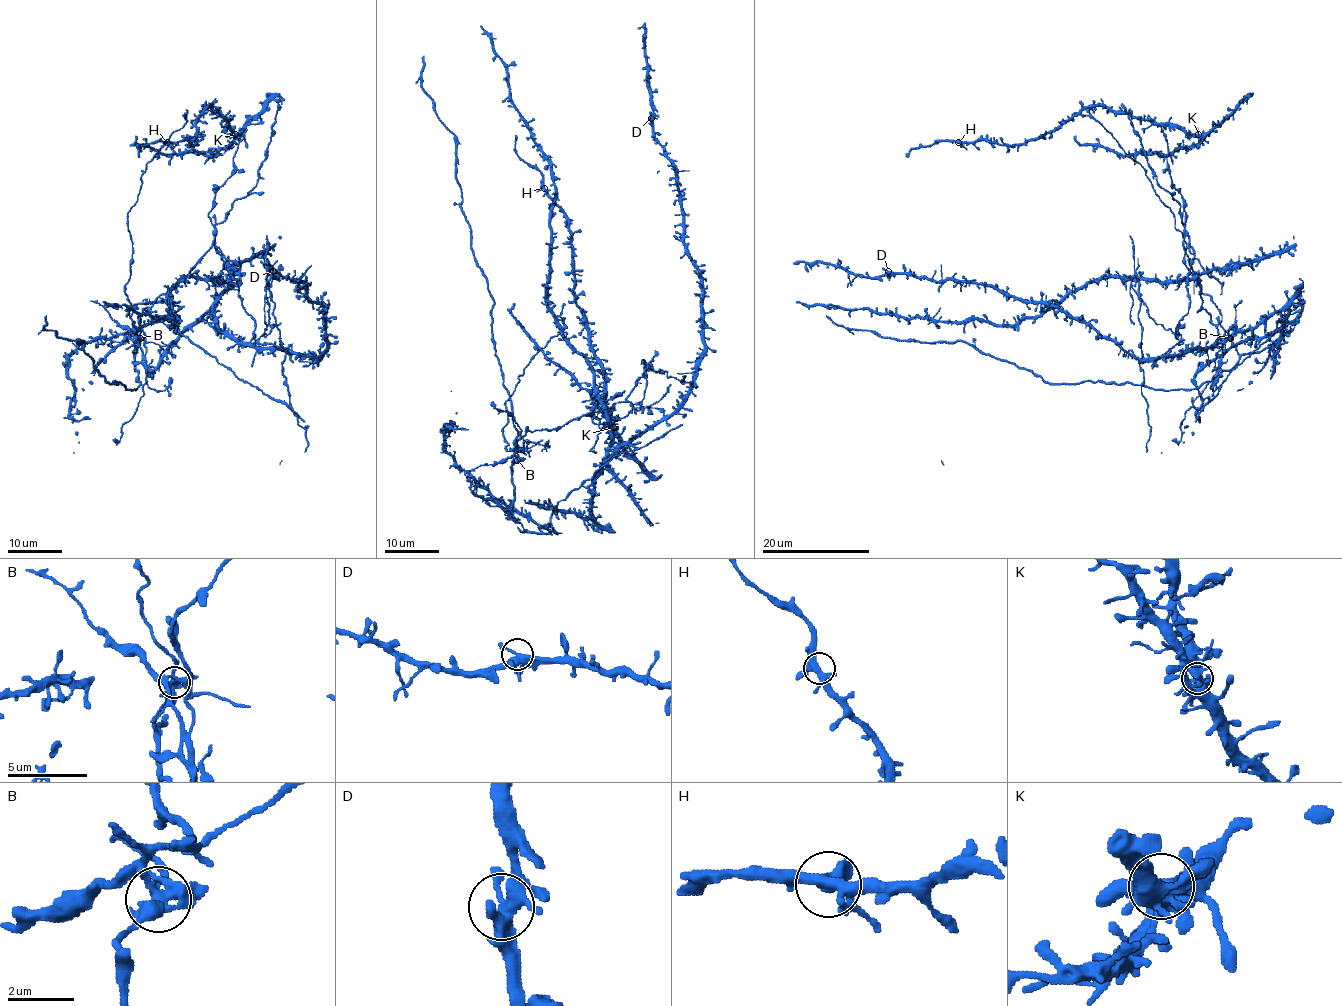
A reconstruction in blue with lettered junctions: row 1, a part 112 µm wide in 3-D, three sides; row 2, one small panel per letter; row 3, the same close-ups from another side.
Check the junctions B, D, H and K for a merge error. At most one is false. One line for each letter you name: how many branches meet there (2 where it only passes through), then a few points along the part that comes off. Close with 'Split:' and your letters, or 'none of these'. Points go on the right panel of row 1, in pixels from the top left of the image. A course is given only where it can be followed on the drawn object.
B: Branches: 5. Course of the part to remove: (1230, 338), (1222, 355), (1187, 236), (1194, 255), (1179, 340), (1138, 298), (1147, 451)
Split: B

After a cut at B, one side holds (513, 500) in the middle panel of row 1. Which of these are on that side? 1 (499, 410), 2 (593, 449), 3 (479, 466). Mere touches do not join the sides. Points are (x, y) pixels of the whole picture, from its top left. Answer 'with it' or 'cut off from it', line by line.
1: cut off from it
2: cut off from it
3: cut off from it

